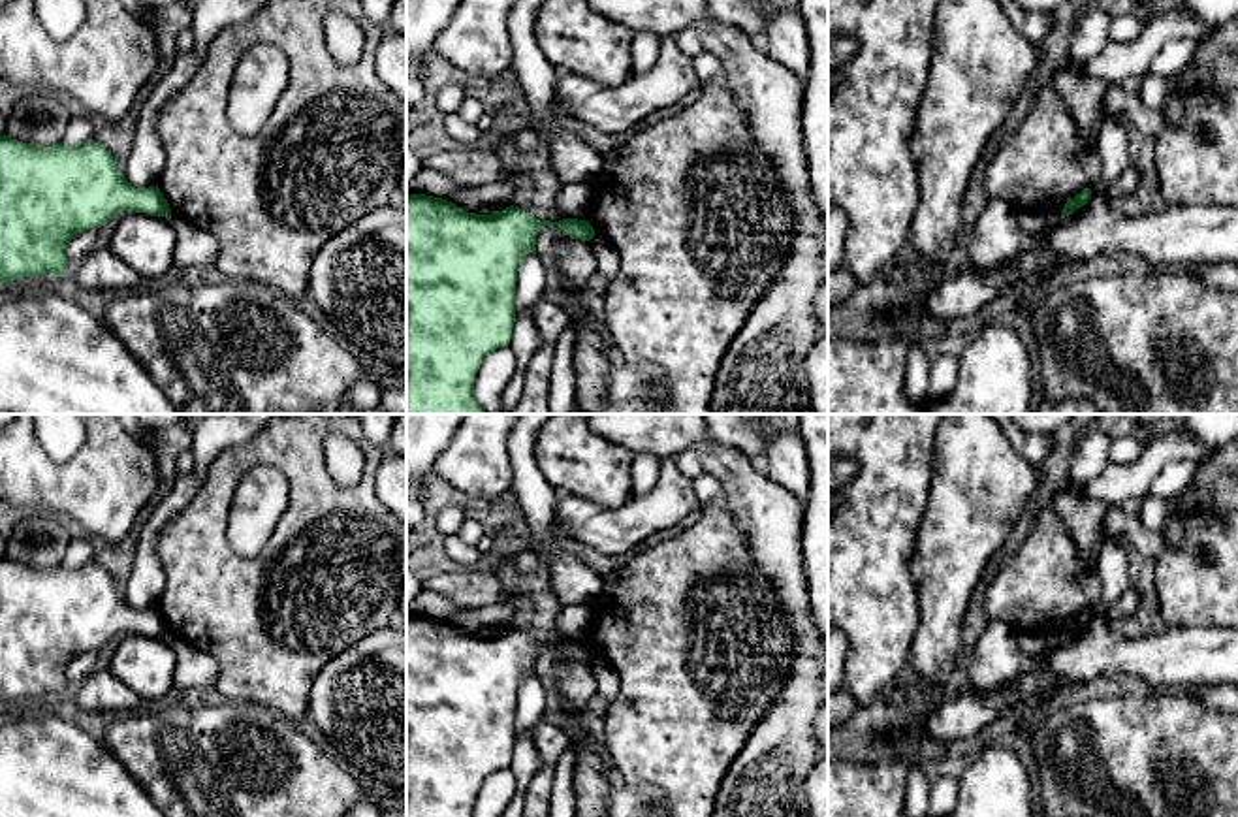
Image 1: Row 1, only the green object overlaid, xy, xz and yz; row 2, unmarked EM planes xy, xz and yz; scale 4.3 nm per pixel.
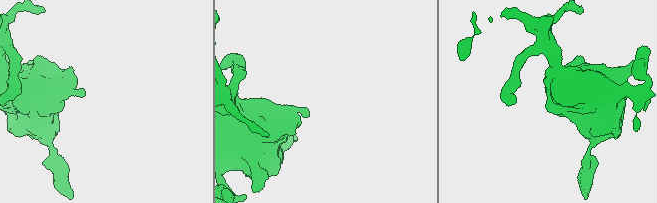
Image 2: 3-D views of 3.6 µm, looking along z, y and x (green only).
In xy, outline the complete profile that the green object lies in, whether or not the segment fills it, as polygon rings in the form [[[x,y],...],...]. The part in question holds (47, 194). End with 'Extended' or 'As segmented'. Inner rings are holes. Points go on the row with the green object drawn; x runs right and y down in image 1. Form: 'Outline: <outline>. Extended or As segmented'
Outline: [[[0,136],[0,286],[68,271],[68,245],[117,213],[167,216],[158,184],[132,186],[98,141],[38,147]]]. As segmented

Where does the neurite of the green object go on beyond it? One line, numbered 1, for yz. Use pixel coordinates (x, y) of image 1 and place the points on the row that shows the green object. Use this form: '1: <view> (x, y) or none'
1: none

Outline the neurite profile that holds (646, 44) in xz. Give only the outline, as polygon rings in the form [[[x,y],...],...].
[[[638,32],[632,40],[632,72],[649,72],[659,58],[659,36],[655,32]]]

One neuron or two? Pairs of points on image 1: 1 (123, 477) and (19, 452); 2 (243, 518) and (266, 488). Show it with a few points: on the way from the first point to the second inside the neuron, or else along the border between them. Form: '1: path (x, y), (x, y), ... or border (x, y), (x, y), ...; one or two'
1: path (96, 477), (46, 477); one
2: path (251, 511), (262, 496); one

